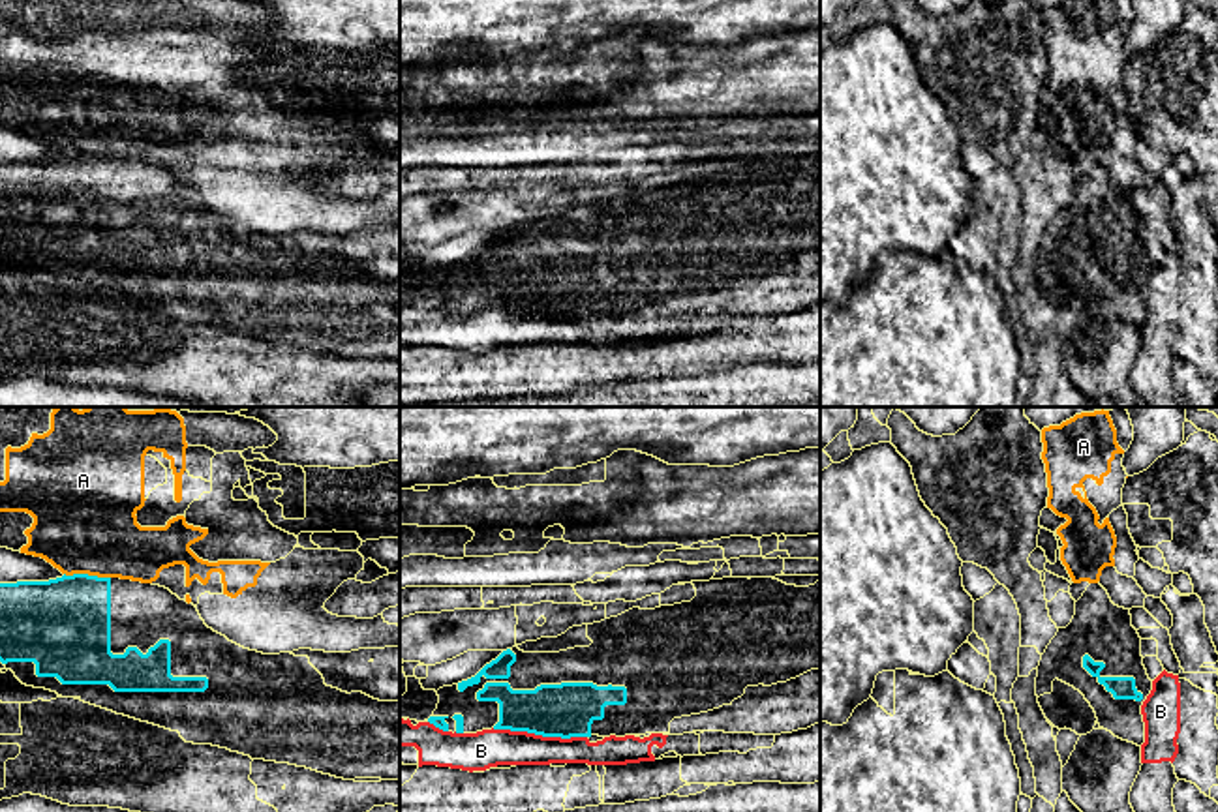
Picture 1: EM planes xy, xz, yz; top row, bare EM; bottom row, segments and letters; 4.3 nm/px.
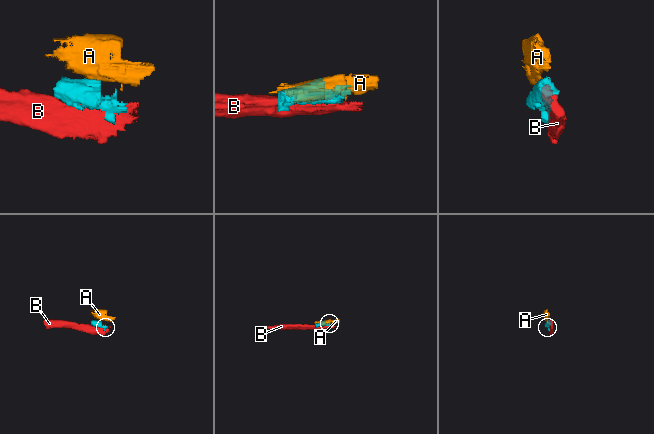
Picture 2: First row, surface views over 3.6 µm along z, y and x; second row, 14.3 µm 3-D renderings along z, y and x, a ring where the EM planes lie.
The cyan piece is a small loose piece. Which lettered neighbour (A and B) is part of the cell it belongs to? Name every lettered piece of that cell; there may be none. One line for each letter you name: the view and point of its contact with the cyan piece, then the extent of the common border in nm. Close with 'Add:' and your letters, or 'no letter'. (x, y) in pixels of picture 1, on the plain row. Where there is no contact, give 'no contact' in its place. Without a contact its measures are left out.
Add: no letter

